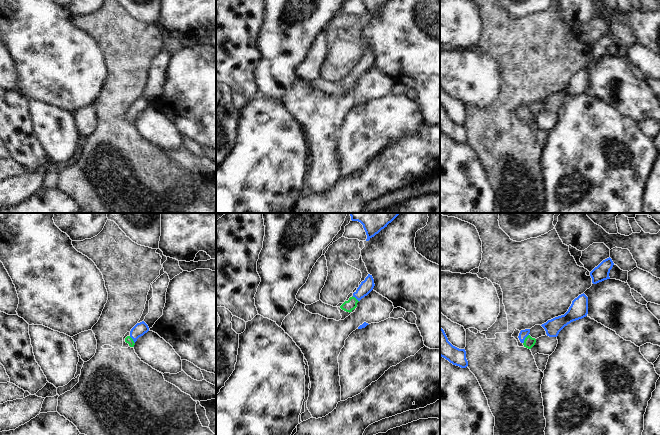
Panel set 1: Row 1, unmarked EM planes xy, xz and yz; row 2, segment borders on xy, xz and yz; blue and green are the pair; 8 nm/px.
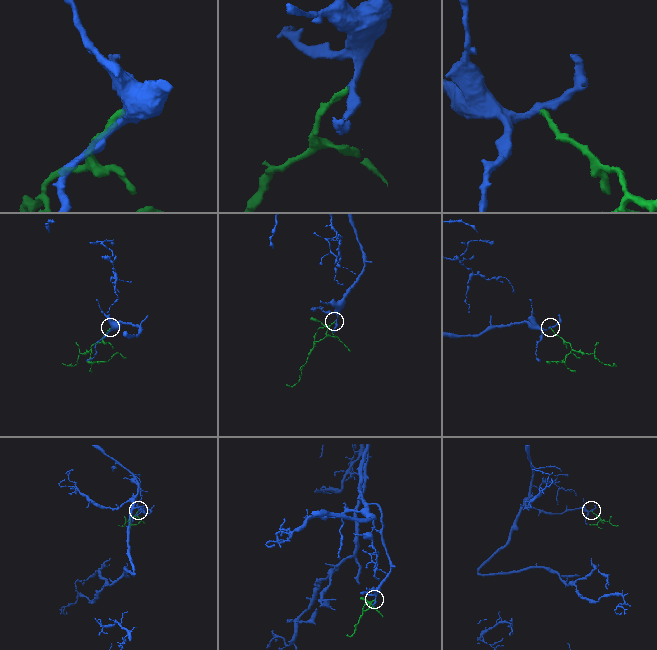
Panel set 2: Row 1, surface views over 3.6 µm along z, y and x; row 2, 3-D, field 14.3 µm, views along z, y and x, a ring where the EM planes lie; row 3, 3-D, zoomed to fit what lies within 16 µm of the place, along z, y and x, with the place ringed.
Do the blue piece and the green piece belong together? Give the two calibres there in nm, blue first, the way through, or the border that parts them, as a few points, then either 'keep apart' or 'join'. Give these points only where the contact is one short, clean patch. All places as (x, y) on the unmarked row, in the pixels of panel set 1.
70 nm thick on the blue side, 90 nm on the other; runs through yz (523, 110), (524, 115), (529, 118); join

